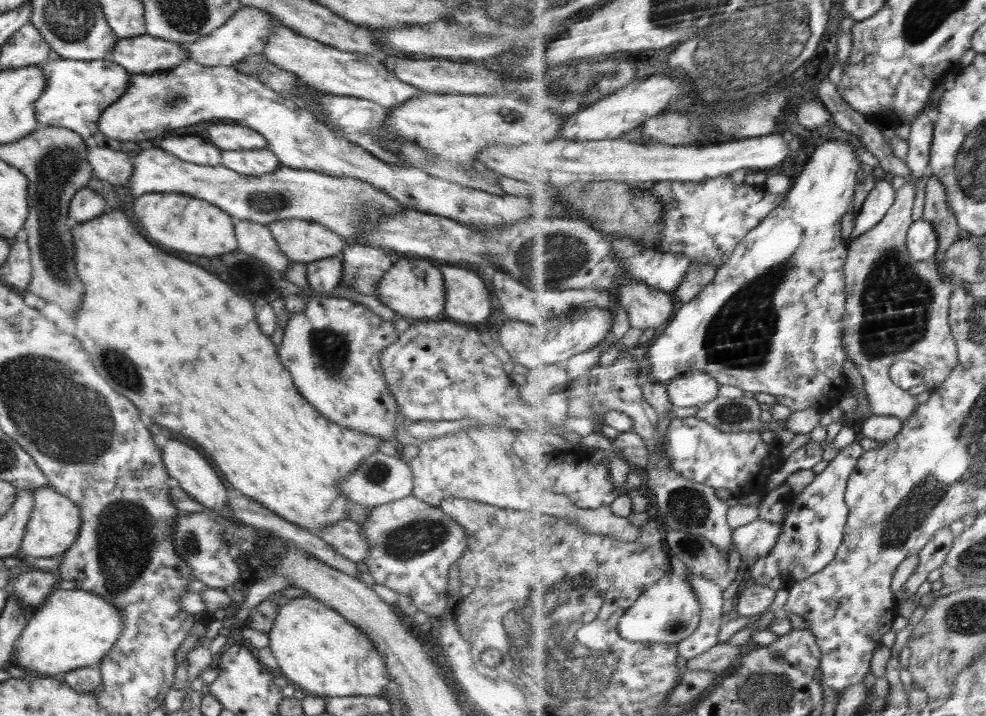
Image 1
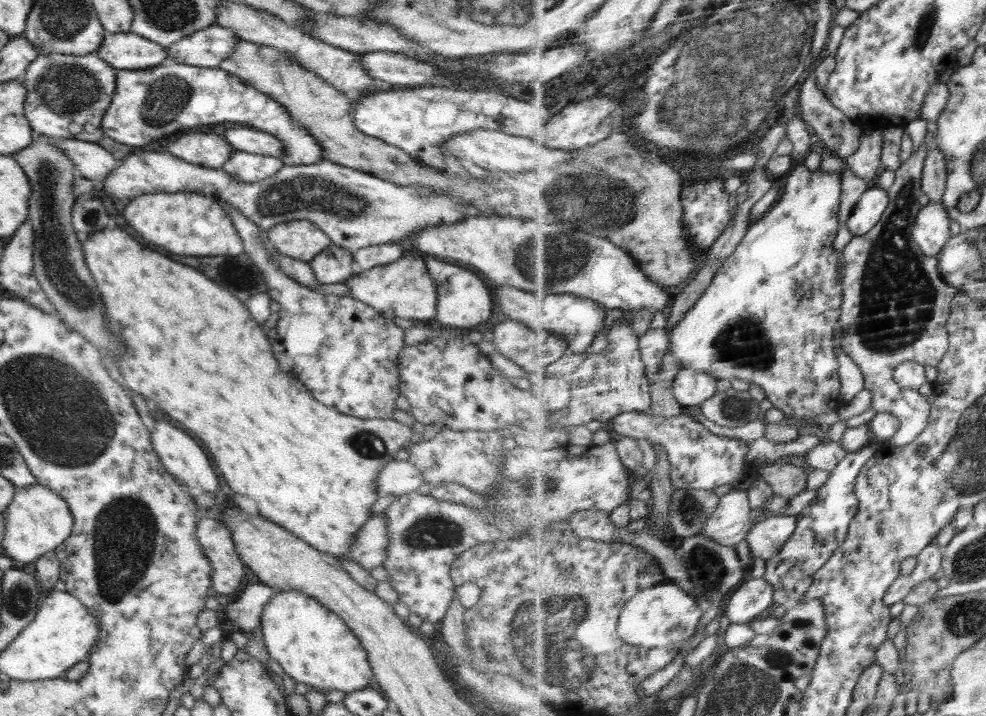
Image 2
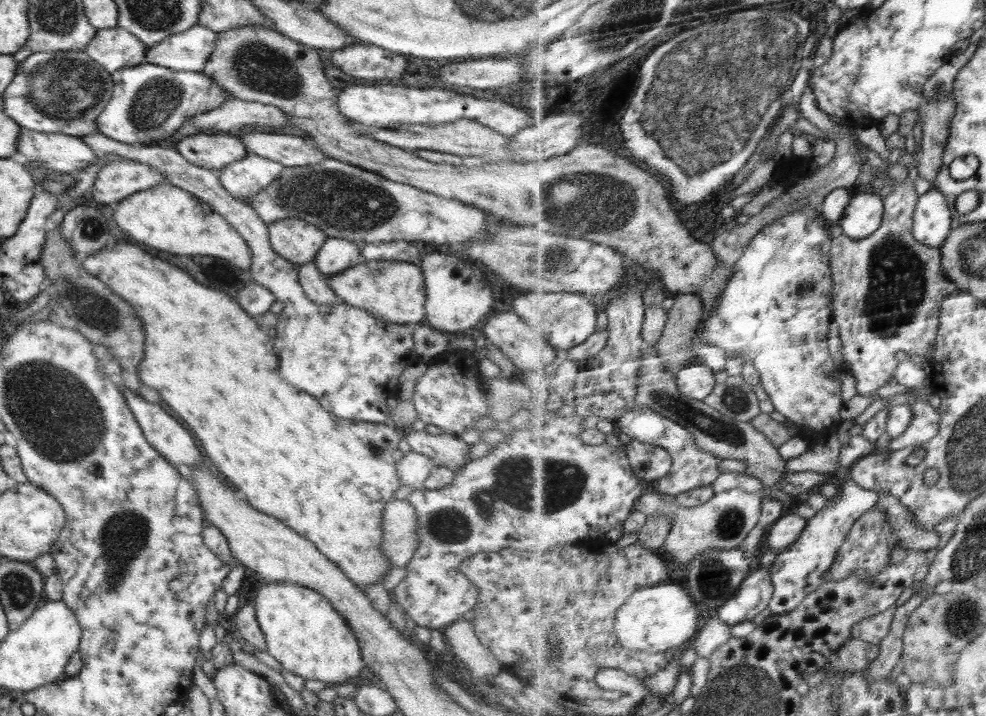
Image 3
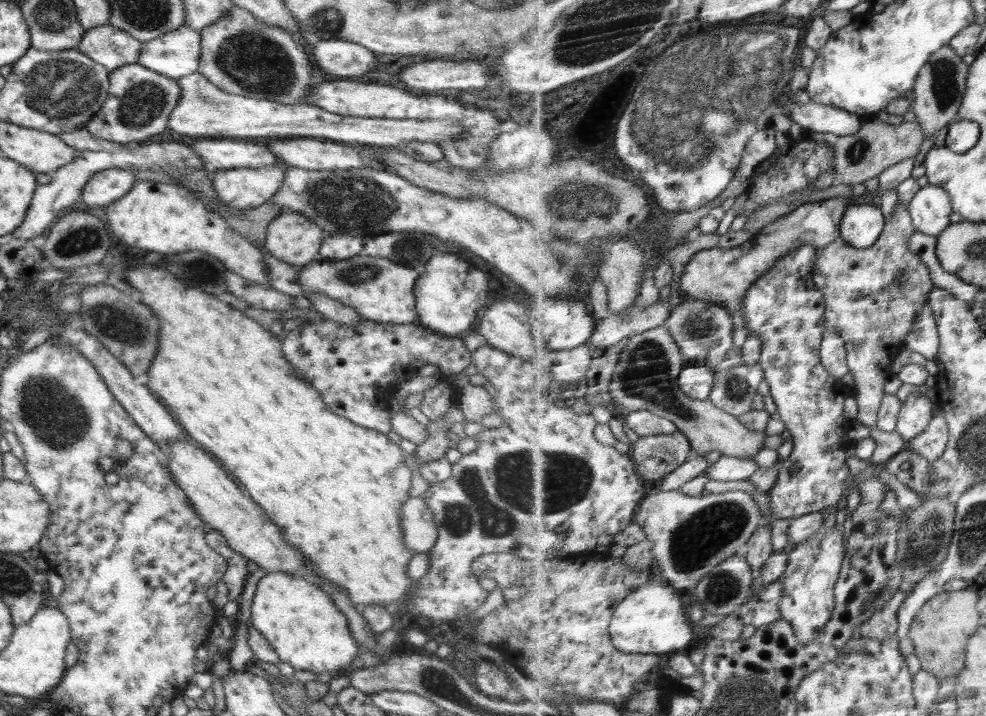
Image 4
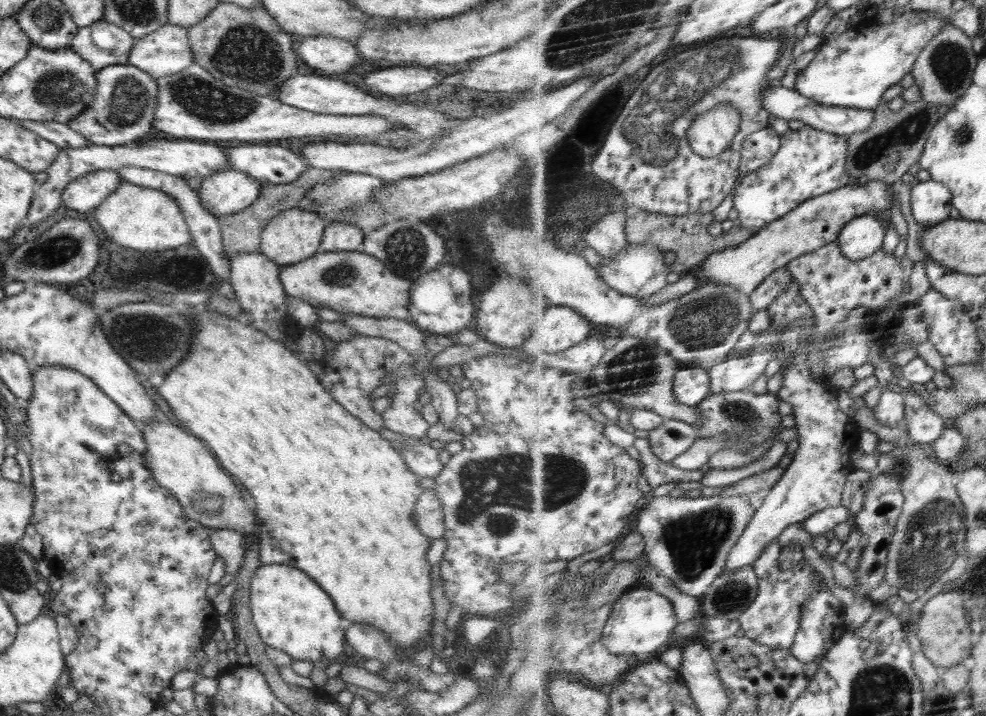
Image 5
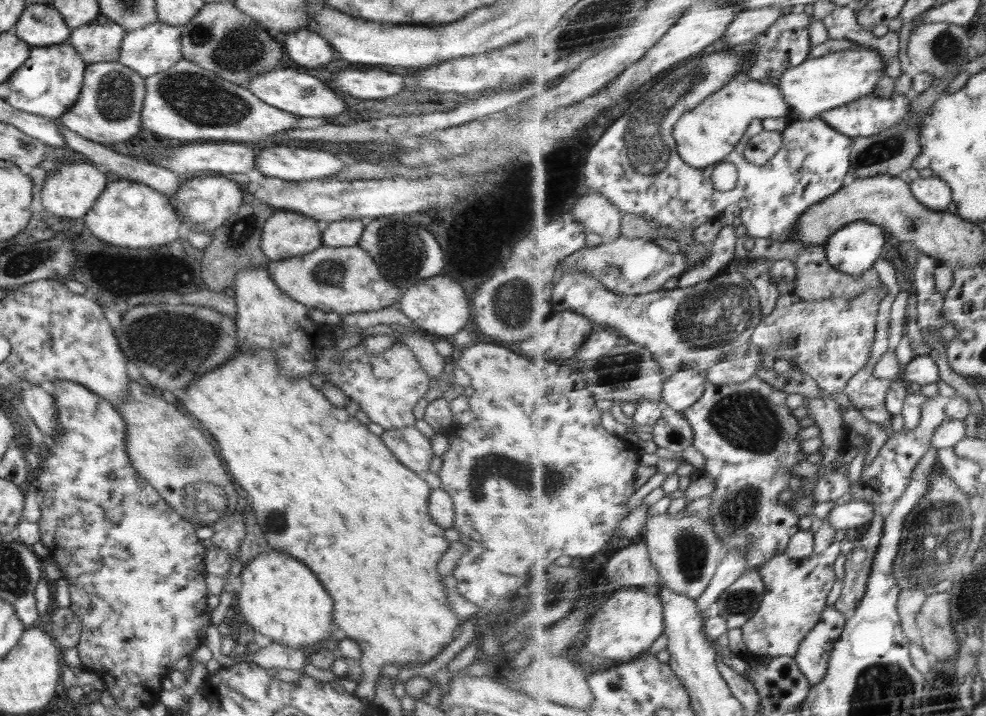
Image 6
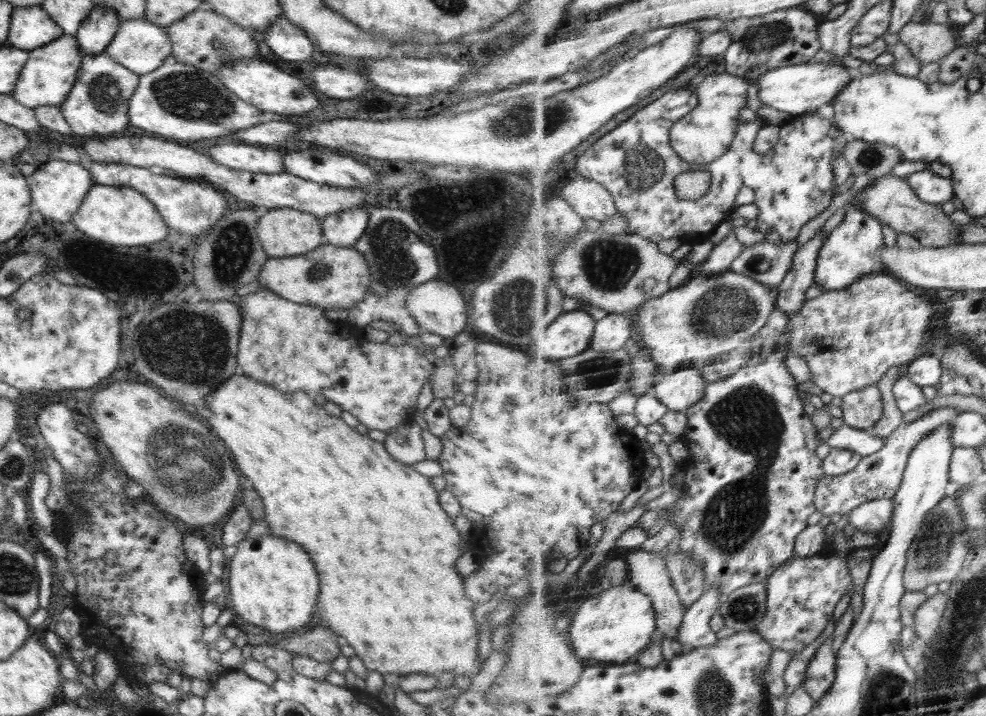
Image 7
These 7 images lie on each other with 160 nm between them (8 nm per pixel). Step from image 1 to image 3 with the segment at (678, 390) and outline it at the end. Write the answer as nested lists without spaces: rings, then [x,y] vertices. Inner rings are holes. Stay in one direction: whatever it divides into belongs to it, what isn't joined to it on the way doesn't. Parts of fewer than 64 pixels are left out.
[[[692,362],[678,373],[677,383],[686,396],[705,401],[717,387],[716,373],[704,362]]]

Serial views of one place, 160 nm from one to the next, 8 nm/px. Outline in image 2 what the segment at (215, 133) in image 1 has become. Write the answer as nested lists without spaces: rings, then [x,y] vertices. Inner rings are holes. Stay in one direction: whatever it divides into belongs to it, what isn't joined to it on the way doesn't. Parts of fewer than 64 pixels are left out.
[[[252,127],[230,128],[220,135],[236,151],[281,158],[285,155],[283,142],[266,132]]]

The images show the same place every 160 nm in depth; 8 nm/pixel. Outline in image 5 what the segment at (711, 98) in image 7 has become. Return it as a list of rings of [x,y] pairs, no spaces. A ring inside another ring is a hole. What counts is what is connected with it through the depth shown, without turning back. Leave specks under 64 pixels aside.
[[[780,83],[772,84],[763,94],[764,106],[774,115],[786,120],[799,120],[820,130],[831,131],[834,134],[850,136],[864,133],[874,124],[876,111],[871,108],[849,108],[842,106],[823,105],[804,96],[795,89],[782,87]],[[725,102],[696,118],[695,126],[688,133],[689,141],[700,156],[718,156],[731,147],[740,126],[741,110],[731,102]]]

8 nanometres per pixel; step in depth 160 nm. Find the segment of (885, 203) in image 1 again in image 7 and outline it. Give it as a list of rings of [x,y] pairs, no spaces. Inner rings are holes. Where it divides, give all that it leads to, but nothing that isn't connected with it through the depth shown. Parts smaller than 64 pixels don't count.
[[[853,201],[848,204],[846,220],[827,238],[819,258],[816,281],[826,292],[847,289],[865,276],[876,273],[883,262],[886,244],[884,229],[883,222],[863,210],[861,204]]]

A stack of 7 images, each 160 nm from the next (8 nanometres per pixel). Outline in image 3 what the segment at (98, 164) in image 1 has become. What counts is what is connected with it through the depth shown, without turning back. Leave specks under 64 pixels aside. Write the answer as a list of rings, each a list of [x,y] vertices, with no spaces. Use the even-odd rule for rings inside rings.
[[[25,128],[20,129],[17,152],[28,158],[30,166],[46,167],[52,173],[72,176],[97,159],[95,152],[80,137]]]

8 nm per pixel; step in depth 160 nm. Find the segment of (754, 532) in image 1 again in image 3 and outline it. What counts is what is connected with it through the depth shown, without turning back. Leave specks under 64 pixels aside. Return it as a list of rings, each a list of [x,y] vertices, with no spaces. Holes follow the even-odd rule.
[[[797,513],[783,517],[770,530],[768,539],[765,540],[765,548],[770,548],[777,555],[781,555],[798,539],[802,538],[802,534],[806,532],[808,526],[810,526],[810,520],[804,516],[798,516]]]

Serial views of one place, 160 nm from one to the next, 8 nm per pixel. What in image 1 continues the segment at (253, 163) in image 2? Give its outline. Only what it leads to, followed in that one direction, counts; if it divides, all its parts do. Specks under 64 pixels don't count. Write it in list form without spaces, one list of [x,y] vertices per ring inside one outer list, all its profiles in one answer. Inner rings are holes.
[[[269,148],[254,150],[221,150],[220,165],[246,176],[274,172],[281,164]]]

